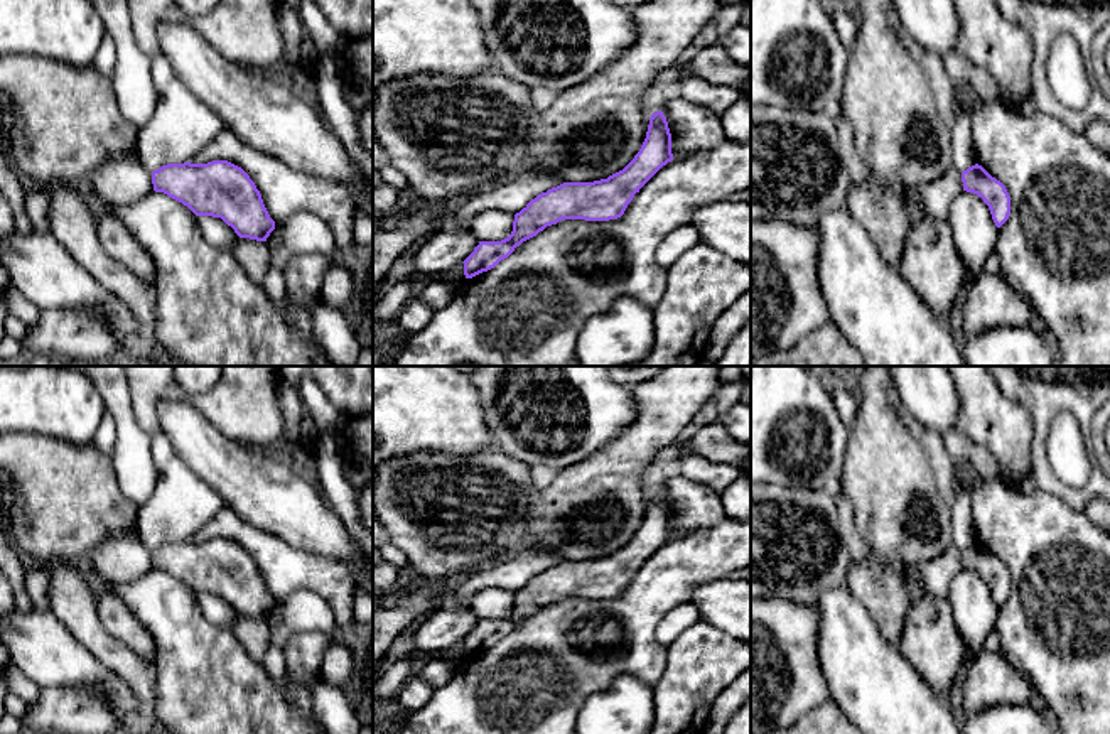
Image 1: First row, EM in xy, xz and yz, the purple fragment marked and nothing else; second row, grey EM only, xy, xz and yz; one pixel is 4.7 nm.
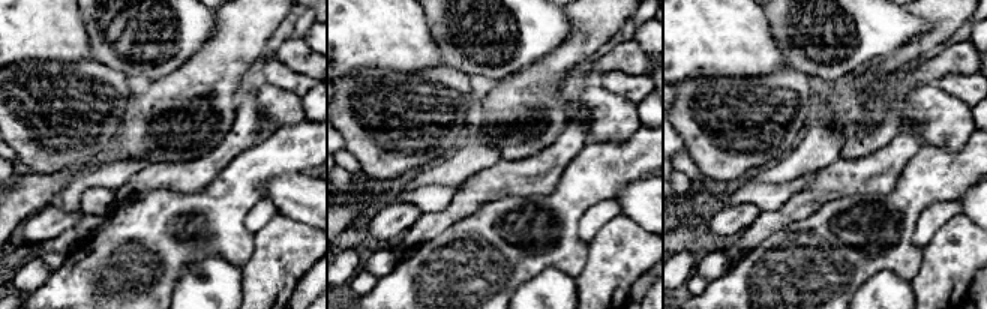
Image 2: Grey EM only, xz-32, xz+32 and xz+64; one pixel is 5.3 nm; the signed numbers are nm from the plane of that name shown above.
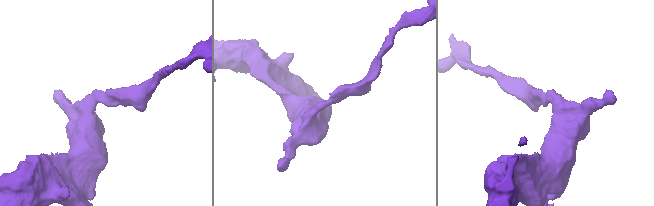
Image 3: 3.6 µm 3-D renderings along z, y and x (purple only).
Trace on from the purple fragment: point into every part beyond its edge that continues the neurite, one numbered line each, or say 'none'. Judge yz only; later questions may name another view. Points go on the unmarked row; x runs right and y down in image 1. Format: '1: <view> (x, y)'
1: yz (935, 576)

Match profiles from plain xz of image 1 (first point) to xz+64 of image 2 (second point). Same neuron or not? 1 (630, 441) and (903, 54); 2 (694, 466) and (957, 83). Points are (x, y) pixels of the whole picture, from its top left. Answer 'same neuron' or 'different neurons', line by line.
1: same neuron
2: same neuron

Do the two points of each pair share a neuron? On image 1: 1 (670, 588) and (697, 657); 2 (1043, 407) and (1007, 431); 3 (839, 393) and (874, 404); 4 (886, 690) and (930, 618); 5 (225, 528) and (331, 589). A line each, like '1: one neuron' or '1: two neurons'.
1: two neurons
2: two neurons
3: two neurons
4: two neurons
5: one neuron

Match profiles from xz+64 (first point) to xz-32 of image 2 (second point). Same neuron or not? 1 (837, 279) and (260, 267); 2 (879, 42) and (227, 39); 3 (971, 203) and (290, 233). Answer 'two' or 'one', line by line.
1: two
2: two
3: two

